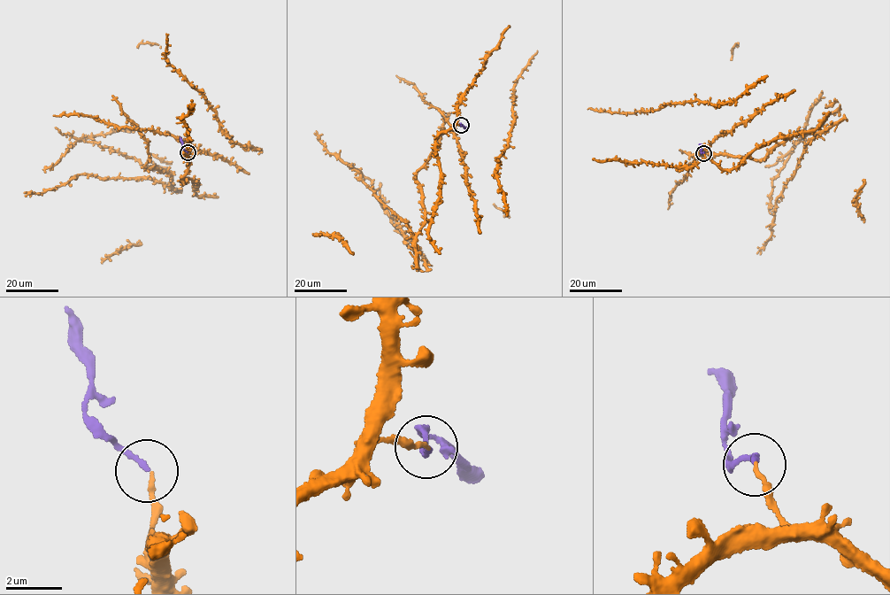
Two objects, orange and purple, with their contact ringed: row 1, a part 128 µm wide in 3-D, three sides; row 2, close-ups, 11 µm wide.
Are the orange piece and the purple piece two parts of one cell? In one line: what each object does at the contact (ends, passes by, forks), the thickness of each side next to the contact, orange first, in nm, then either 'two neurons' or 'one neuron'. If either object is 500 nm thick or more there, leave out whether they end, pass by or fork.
orange ends | purple ends | 140/170 nm | two neurons

